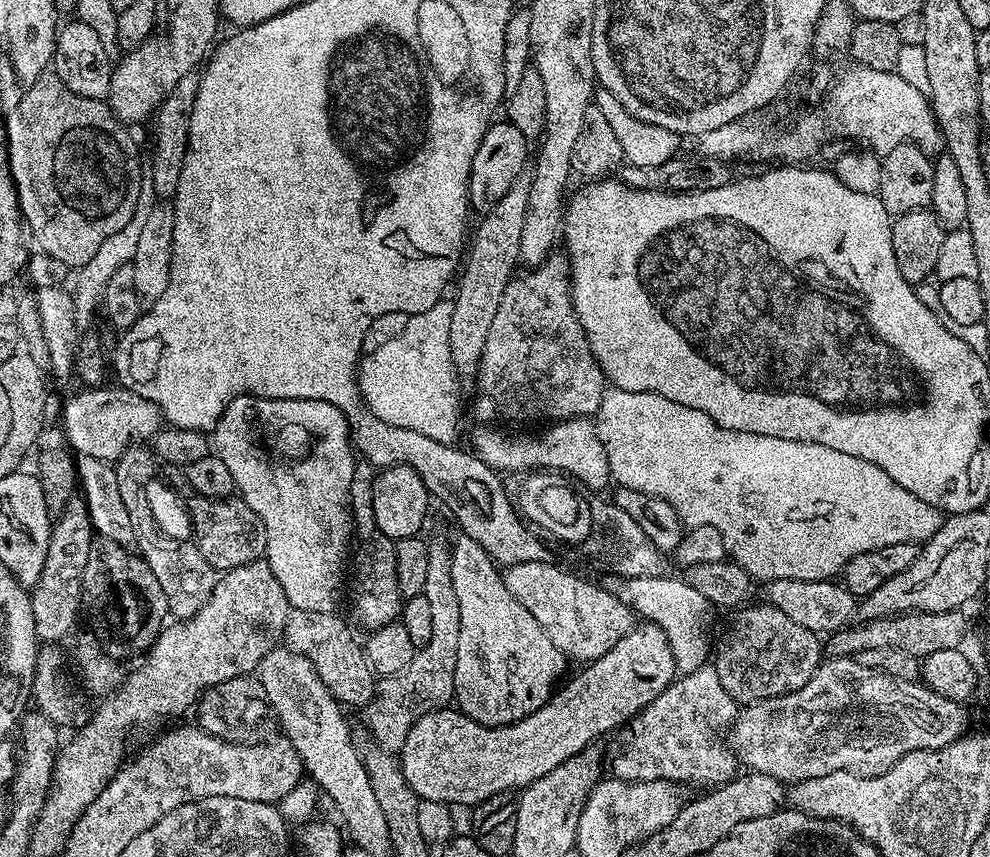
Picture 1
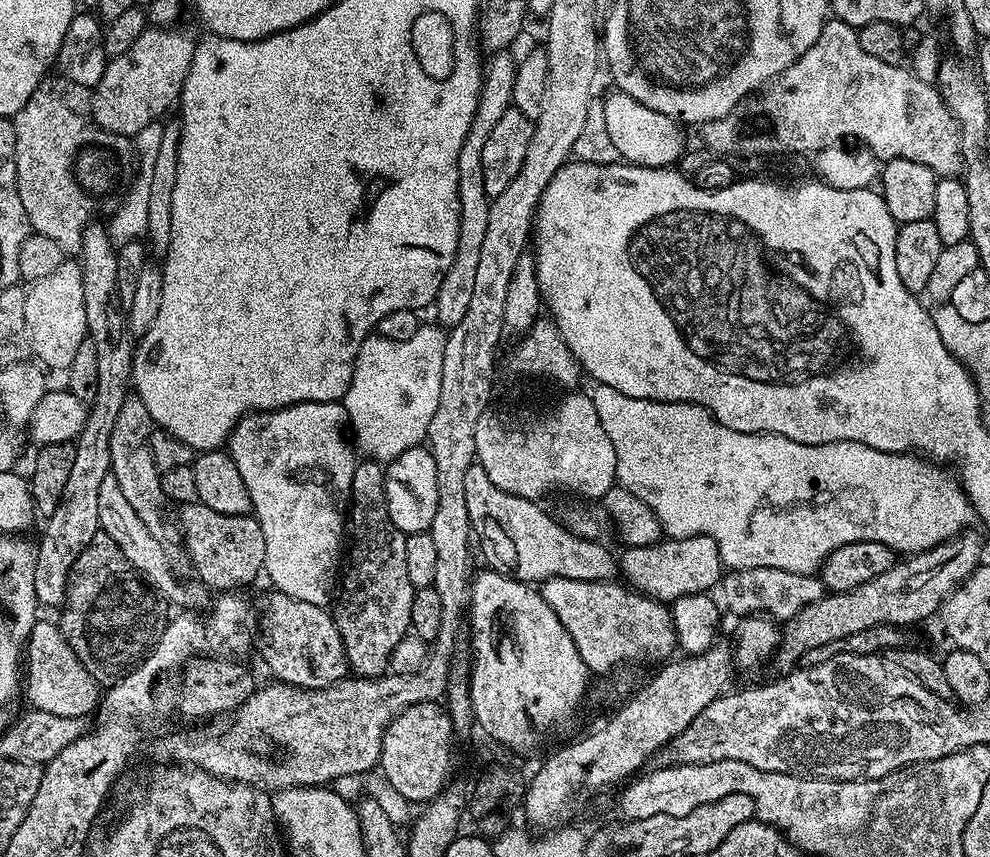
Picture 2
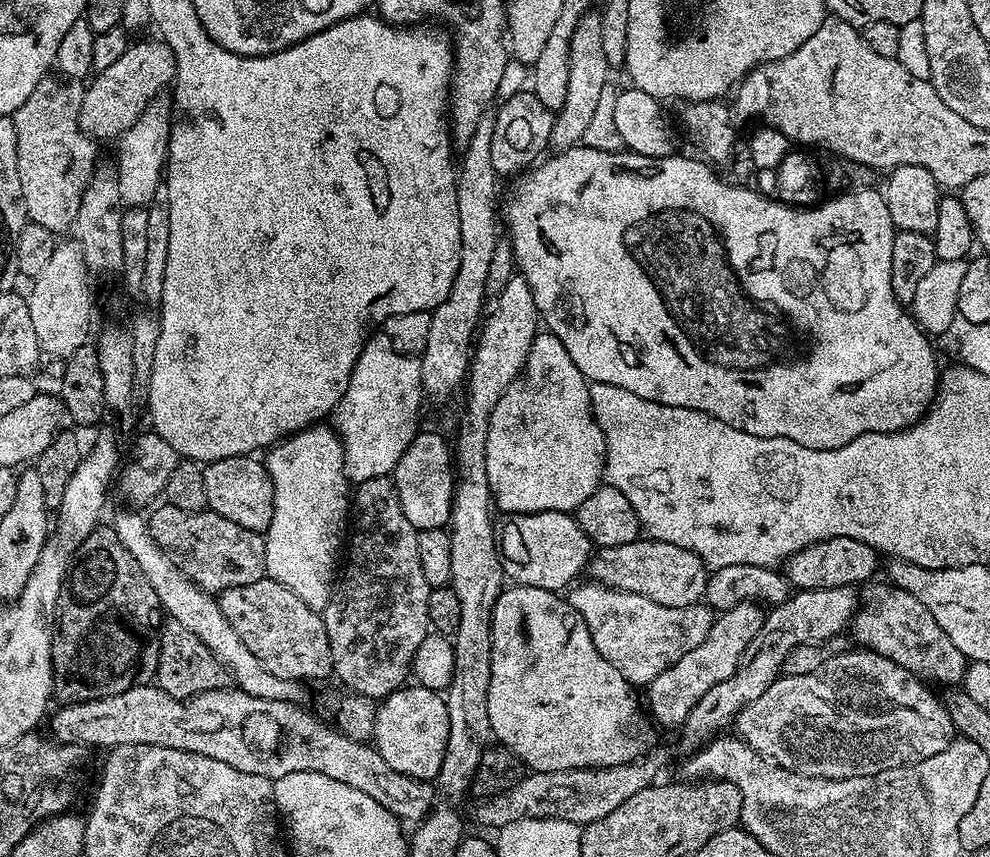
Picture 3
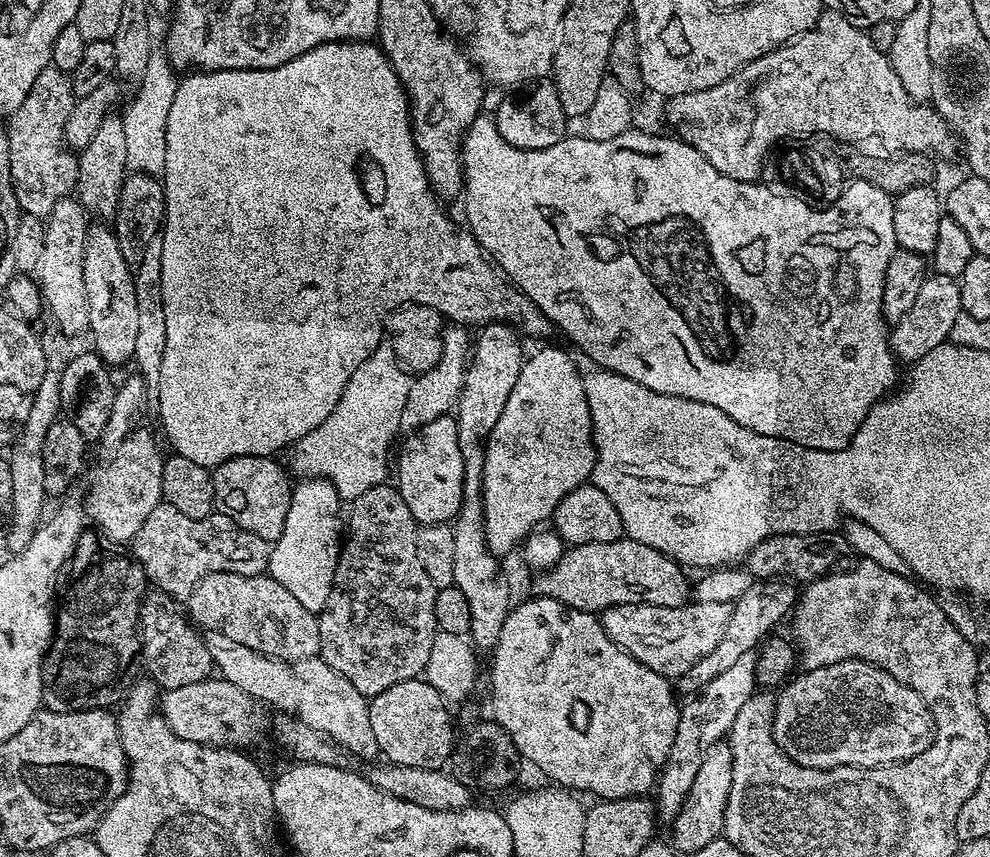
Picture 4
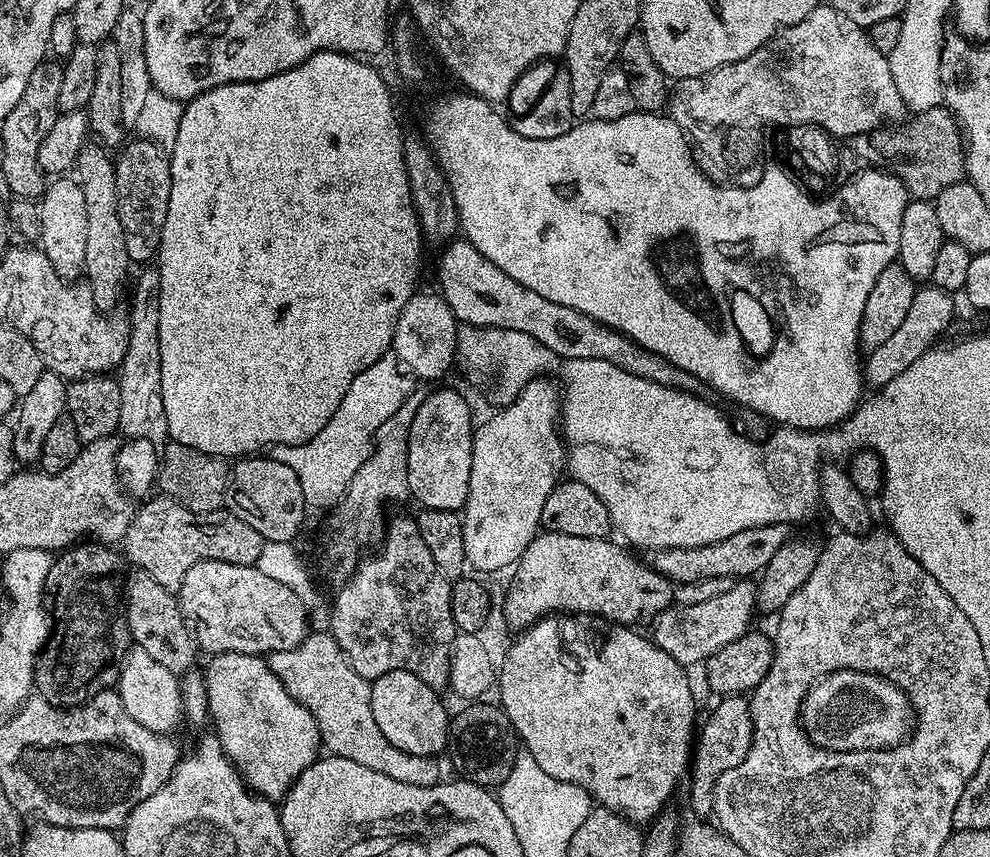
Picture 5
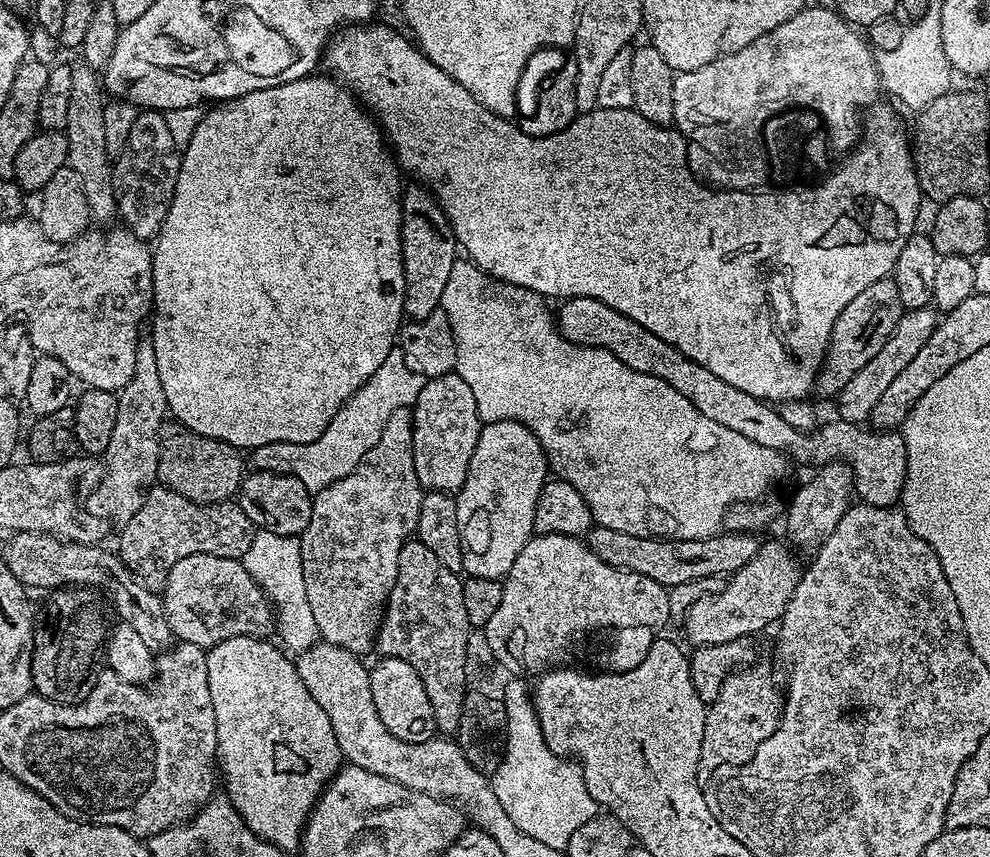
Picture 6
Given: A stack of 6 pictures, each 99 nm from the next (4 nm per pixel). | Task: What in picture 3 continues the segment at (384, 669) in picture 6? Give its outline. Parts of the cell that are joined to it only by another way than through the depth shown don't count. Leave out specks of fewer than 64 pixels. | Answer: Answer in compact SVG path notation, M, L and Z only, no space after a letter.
M401 686L375 705L372 735L376 747L398 770L415 780L435 781L446 754L446 738L450 734L450 718L446 714L443 695L434 688Z

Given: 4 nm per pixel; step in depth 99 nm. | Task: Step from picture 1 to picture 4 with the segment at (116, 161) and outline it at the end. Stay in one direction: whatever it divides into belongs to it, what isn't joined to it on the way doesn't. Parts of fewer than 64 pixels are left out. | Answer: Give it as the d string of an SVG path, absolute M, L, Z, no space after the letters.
M51 66L44 68L30 94L6 121L10 142L10 174L21 213L46 218L63 196L76 186L78 160L66 147L64 131L72 116L72 77L67 72Z

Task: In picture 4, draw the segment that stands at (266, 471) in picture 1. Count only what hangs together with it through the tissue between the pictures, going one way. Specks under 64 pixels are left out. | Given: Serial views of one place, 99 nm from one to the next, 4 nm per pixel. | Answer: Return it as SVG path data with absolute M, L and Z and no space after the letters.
M304 478L292 489L290 511L286 526L271 545L268 554L267 575L273 576L306 610L319 613L330 598L334 574L340 561L342 547L342 501L338 490L326 478Z

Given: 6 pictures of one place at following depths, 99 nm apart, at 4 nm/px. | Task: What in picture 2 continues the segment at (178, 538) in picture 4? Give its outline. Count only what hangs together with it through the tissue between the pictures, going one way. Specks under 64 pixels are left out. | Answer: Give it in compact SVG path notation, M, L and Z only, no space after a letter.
M199 502L183 505L179 509L178 527L184 541L187 563L192 563L196 576L208 588L217 588L223 594L244 590L247 584L261 579L266 558L266 538L262 538L262 526L255 515L231 516L218 514L210 506Z

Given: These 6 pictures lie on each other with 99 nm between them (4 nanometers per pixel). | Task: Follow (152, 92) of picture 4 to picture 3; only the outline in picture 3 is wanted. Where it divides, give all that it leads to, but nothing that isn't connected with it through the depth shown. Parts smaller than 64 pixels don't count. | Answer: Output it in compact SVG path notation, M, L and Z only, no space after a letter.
M159 96L117 141L116 169L119 178L119 198L123 205L145 207L151 203L158 185L162 183L164 169L167 165L171 129L171 101L167 97Z

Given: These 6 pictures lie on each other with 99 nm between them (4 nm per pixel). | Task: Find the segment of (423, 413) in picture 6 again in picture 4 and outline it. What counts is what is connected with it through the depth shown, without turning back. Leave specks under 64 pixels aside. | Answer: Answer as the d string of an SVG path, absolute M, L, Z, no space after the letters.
M455 415L436 416L432 420L423 421L418 430L404 444L400 452L400 461L394 464L394 484L406 505L410 508L415 523L421 524L447 524L455 521L460 512L462 500L462 452L458 450L458 426Z

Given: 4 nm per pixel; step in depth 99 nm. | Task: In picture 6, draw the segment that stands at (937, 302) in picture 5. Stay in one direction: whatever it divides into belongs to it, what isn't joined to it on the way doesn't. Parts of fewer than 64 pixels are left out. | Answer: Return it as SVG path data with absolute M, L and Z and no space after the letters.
M935 307L905 311L898 326L894 326L890 338L886 338L886 346L882 346L882 350L878 350L878 354L874 354L874 358L870 358L870 362L866 362L866 366L862 366L862 370L858 370L858 374L854 374L854 378L850 378L850 382L842 386L839 396L835 397L834 404L840 411L837 412L839 419L863 425L871 417L874 406L878 406L882 393L893 384L898 374L902 374L902 370L906 370L906 366L910 366L910 361L918 355L918 350L926 346L926 338L930 338L937 323L938 312Z

